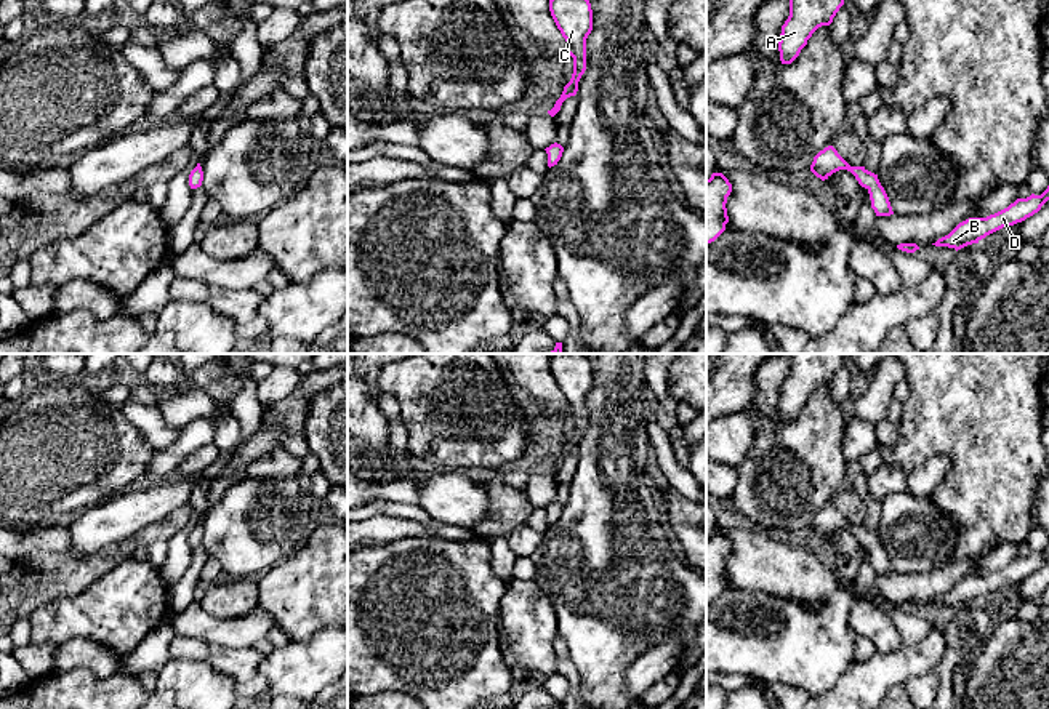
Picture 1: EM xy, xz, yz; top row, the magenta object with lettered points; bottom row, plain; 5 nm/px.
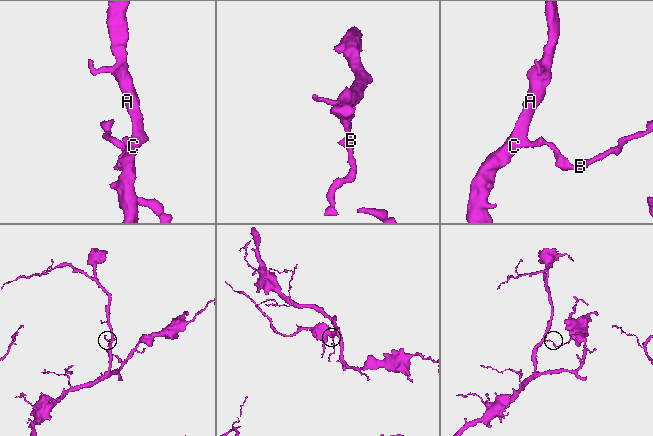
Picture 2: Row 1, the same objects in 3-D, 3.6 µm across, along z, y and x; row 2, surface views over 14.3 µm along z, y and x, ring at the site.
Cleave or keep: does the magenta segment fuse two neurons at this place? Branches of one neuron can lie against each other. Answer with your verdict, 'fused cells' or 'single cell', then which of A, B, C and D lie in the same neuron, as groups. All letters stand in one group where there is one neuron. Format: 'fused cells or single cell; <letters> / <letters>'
fused cells; A C / B D

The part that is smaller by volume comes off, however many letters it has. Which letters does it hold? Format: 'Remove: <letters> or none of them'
Remove: B, D

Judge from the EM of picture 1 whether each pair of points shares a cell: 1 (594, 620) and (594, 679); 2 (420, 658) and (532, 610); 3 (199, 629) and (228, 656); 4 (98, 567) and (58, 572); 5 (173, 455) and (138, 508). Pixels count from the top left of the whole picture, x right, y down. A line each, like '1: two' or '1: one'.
1: one
2: two
3: two
4: one
5: two

